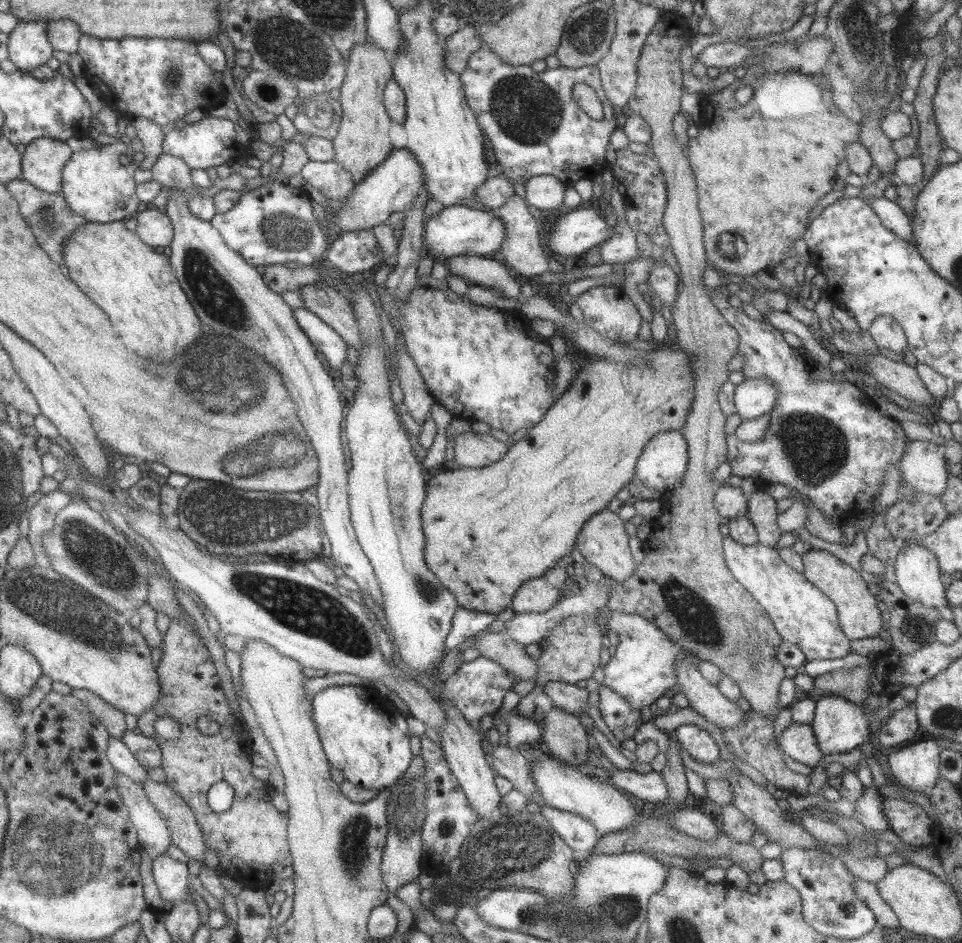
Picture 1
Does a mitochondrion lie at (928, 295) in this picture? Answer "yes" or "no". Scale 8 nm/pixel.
no

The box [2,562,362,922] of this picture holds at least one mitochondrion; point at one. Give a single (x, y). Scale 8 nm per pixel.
(42, 874)

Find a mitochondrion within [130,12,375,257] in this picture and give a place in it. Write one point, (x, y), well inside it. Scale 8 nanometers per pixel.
(171, 73)

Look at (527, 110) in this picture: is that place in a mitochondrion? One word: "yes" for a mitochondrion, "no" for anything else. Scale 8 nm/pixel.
yes

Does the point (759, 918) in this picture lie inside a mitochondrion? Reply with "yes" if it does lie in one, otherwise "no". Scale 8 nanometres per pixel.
no

